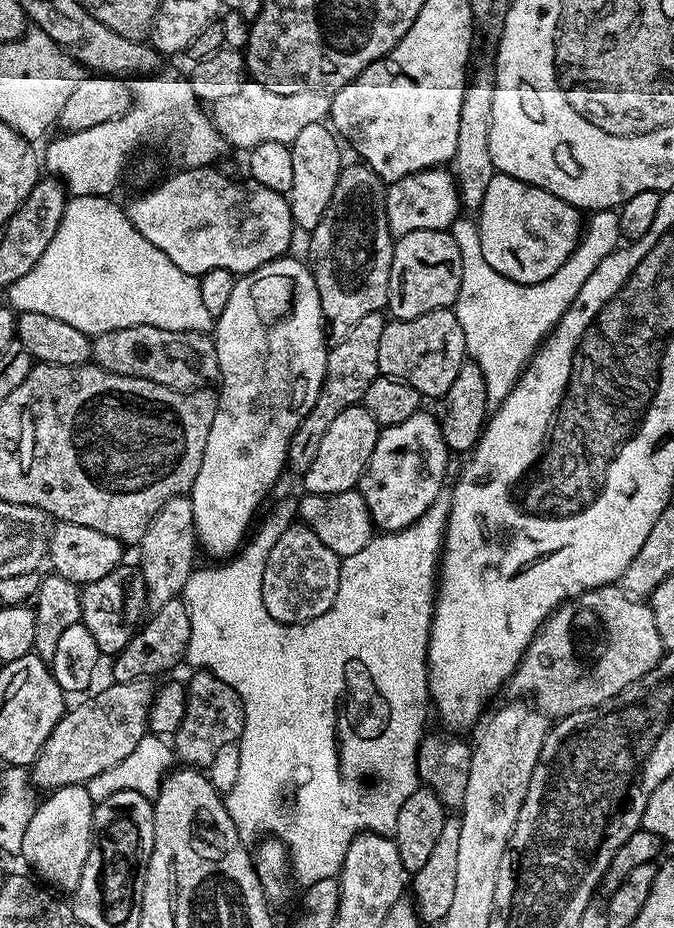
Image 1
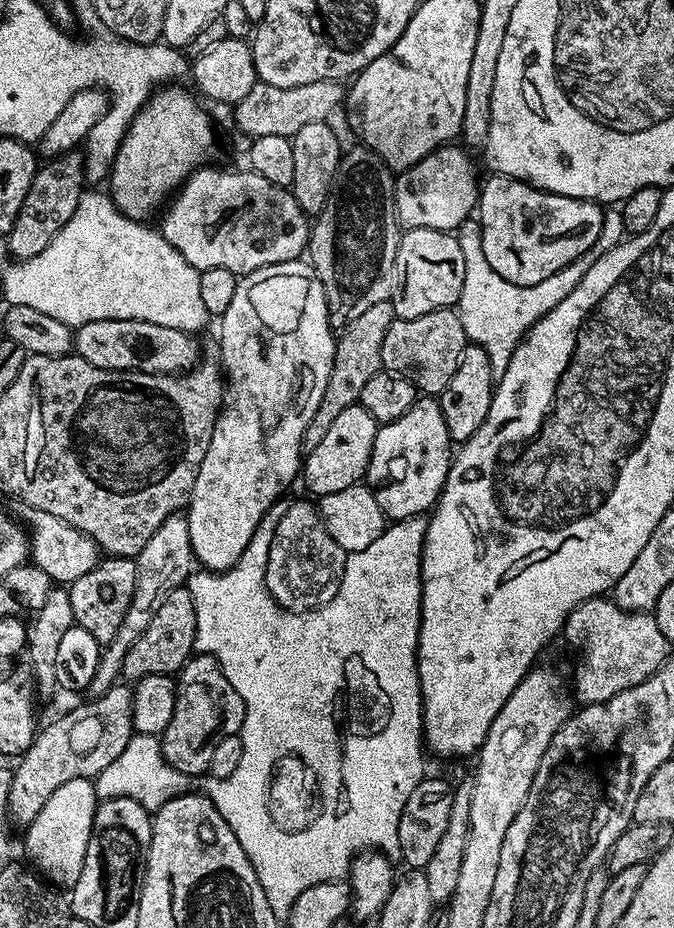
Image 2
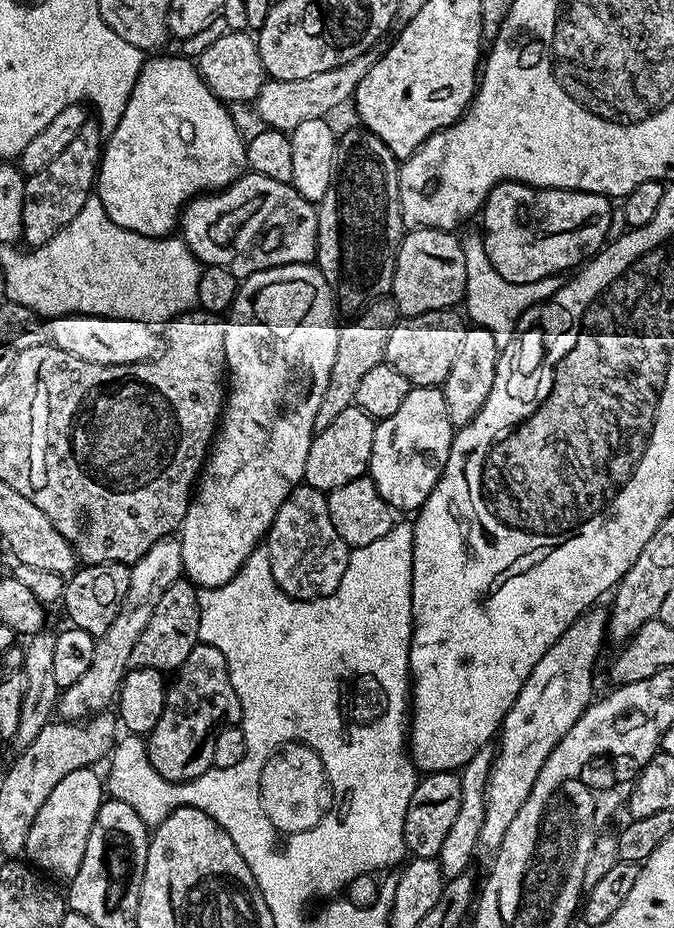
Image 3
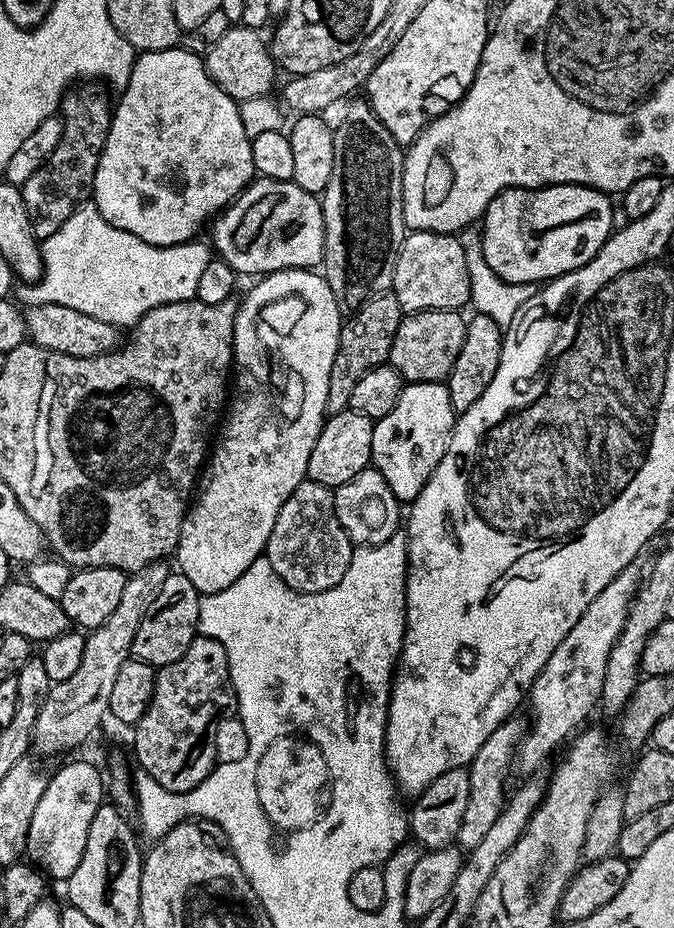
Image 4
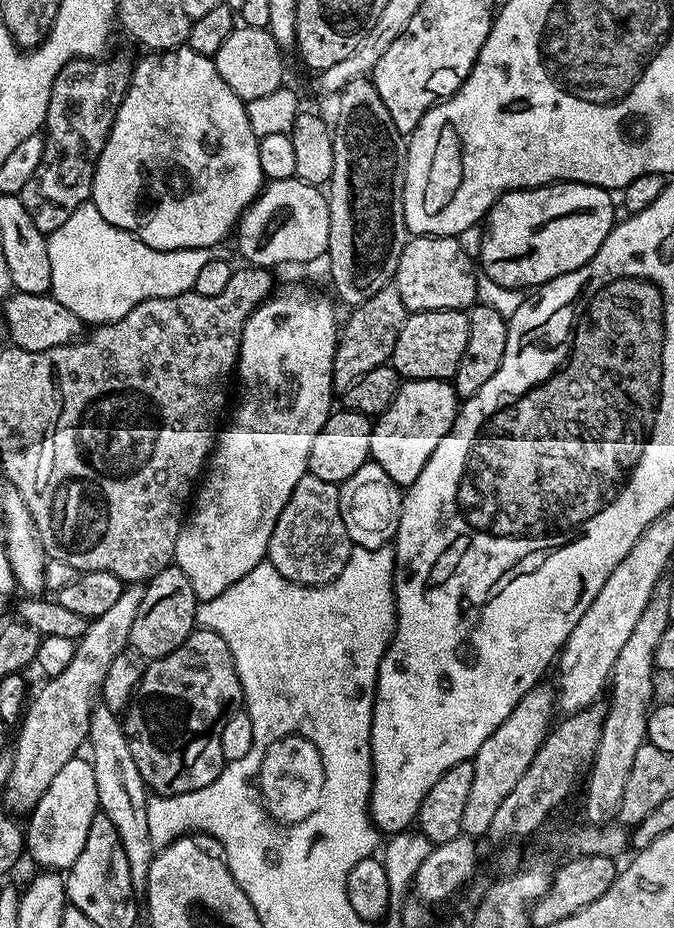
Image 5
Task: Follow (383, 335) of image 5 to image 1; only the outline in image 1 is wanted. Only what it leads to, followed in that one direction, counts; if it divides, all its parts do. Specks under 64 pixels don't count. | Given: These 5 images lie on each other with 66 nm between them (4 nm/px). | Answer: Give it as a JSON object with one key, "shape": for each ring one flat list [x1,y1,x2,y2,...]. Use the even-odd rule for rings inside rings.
{"shape":[[383,311,366,314,366,318,362,318,337,339,340,340,337,344,333,343,329,347,326,374,322,390,318,394,318,402,314,402,310,414,306,414,306,418,300,423,288,447,287,467,291,471,293,468,297,474,303,474,310,470,310,462,314,462,314,454,318,454,318,445,322,443,322,437,333,424,334,418,338,418,342,410,357,407,363,401,370,382,374,382,374,378,380,375,378,342,382,338,385,323,386,316]]}

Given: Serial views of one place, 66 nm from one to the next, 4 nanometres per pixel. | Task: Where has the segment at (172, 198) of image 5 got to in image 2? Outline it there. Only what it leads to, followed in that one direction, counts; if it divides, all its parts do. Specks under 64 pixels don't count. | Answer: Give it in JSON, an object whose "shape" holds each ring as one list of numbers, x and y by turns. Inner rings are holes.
{"shape":[[160,86,153,91,143,108,129,124,118,146,117,156,113,160,110,173,110,195,117,210,123,216,141,222,147,221,169,203,170,197,179,192,181,186,197,168,205,167,216,152,217,129,211,117,205,111,205,105,195,95,188,96,184,86]]}

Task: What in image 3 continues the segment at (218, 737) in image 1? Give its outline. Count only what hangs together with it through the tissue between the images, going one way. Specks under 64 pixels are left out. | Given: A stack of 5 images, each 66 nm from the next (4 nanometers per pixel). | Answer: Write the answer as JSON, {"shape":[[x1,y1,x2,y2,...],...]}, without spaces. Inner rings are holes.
{"shape":[[196,644,190,650,190,658,176,669,174,679,168,686,162,718,158,718,158,724,146,737,146,747,154,770,162,778,186,782,212,767,214,738,220,733,222,722,239,721,242,713,222,650,209,644]]}

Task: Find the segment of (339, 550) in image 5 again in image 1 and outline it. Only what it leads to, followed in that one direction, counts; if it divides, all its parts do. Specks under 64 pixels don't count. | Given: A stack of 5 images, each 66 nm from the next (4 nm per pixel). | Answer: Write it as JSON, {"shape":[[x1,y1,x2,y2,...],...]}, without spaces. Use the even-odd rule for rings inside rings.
{"shape":[[303,522,289,523,284,529,282,538,274,542,274,550,268,552,262,574,262,602,270,614,283,624,305,624,330,610,334,598,338,594,338,582,340,581,340,566,342,557,334,554,318,534,314,534]]}

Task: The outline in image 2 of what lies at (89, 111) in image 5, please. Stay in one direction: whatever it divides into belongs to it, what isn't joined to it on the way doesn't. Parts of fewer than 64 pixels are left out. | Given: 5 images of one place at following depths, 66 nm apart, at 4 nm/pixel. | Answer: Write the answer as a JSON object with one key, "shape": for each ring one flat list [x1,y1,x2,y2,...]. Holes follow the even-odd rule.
{"shape":[[73,150,41,163,30,182,30,190,26,190,26,199,18,210,18,218,14,218,12,231,7,233,9,257,21,261,42,254,58,230,70,222,70,214,78,210,78,202,84,197,85,191,84,158,79,151]]}

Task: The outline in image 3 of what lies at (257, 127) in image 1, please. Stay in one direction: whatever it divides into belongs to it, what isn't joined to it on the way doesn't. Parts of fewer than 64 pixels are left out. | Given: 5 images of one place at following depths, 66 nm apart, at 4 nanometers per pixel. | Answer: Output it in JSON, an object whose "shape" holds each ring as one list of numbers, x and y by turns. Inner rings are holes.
{"shape":[[364,52,358,58,338,66,334,70,322,70,322,74,310,74,310,78,293,80,265,79,262,90,256,95,254,109,260,120,269,128,291,134,301,122,310,122,310,118,323,120,331,117,335,108,351,101,356,95,356,88,366,78,370,66,380,60,380,52]]}

